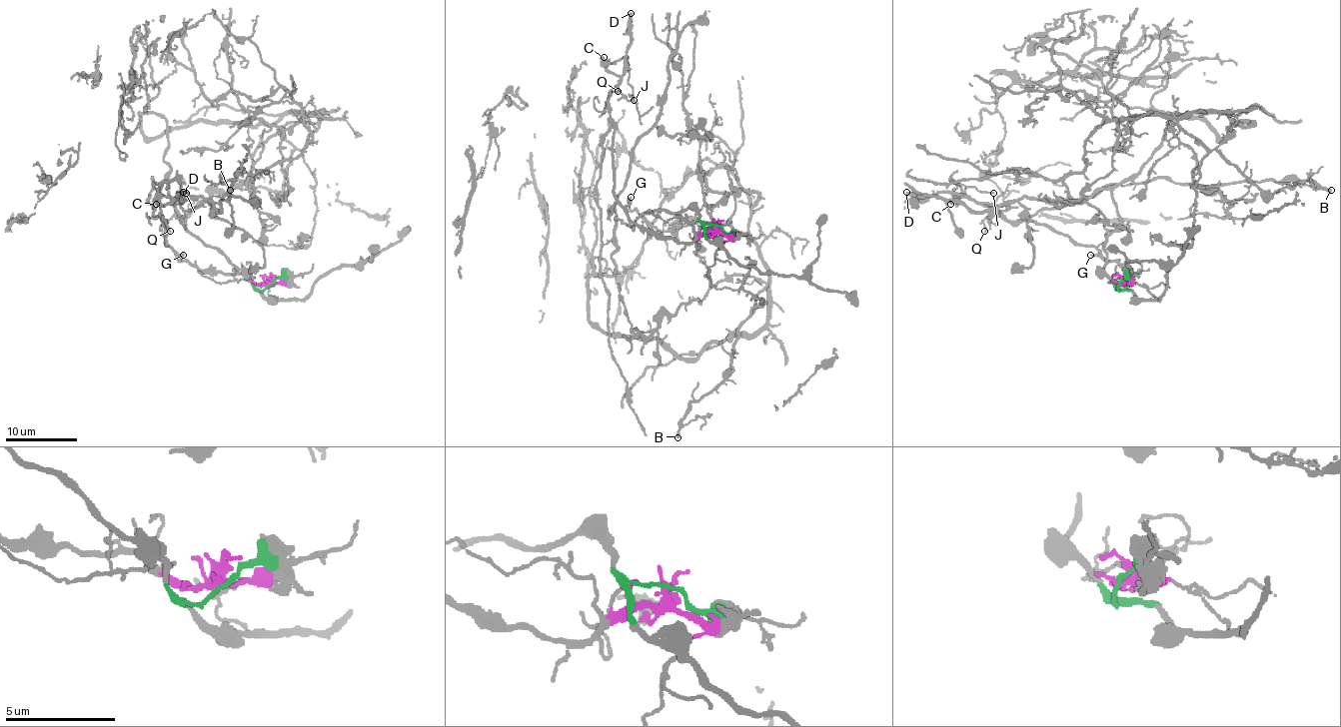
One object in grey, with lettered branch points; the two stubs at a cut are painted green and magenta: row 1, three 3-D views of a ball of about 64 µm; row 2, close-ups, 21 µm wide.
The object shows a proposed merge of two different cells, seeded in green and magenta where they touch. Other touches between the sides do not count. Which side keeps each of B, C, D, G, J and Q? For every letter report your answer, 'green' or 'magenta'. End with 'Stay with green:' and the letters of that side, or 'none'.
B: green
C: magenta
D: magenta
G: magenta
J: magenta
Q: magenta
Stay with green: B

